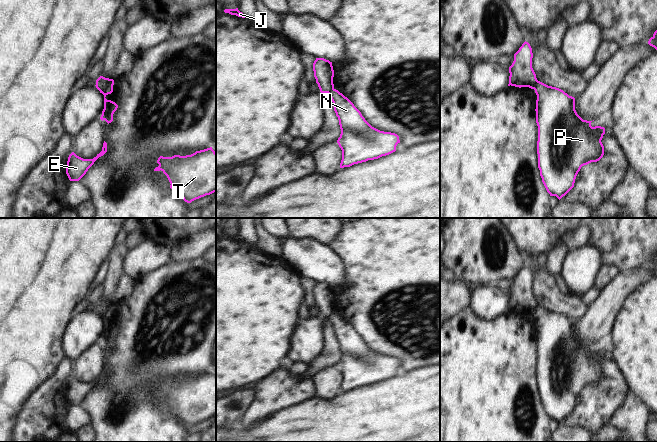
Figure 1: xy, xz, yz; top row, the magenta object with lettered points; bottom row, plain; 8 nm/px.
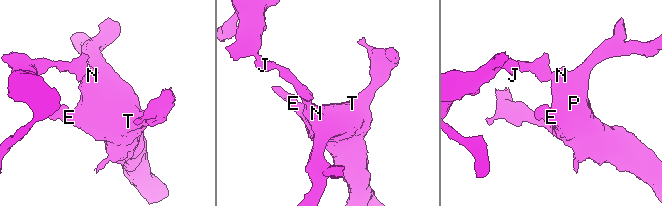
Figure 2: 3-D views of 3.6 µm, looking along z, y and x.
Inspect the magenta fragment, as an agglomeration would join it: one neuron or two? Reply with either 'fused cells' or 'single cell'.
fused cells

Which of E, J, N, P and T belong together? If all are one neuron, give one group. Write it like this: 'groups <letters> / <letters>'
groups E N P T / J

